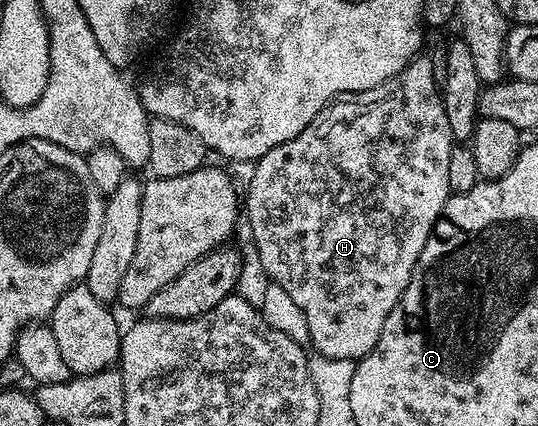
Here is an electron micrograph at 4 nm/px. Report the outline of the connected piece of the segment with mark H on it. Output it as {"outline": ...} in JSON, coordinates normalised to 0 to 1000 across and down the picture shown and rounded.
{"outline":[[[775,134],[753,153],[745,171],[693,209],[662,214],[651,228],[632,228],[610,242],[574,293],[567,293],[567,303],[559,303],[559,312],[552,312],[552,322],[545,322],[545,331],[530,331],[530,340],[515,340],[481,371],[468,423],[455,439],[455,512],[470,528],[470,566],[478,575],[478,594],[485,594],[485,622],[493,622],[498,655],[522,669],[522,678],[545,697],[545,716],[567,735],[576,812],[613,843],[665,847],[690,826],[693,810],[701,810],[701,791],[708,791],[708,772],[716,772],[716,744],[723,744],[745,707],[783,603],[783,585],[790,585],[790,566],[801,554],[831,465],[842,453],[835,444],[835,359],[842,343],[835,275],[827,275],[820,204],[812,192],[812,148],[809,157],[805,141],[786,136]]]}

